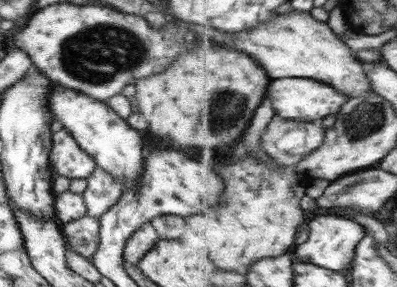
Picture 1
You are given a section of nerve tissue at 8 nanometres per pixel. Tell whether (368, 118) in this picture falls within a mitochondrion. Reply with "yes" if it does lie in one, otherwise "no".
yes

